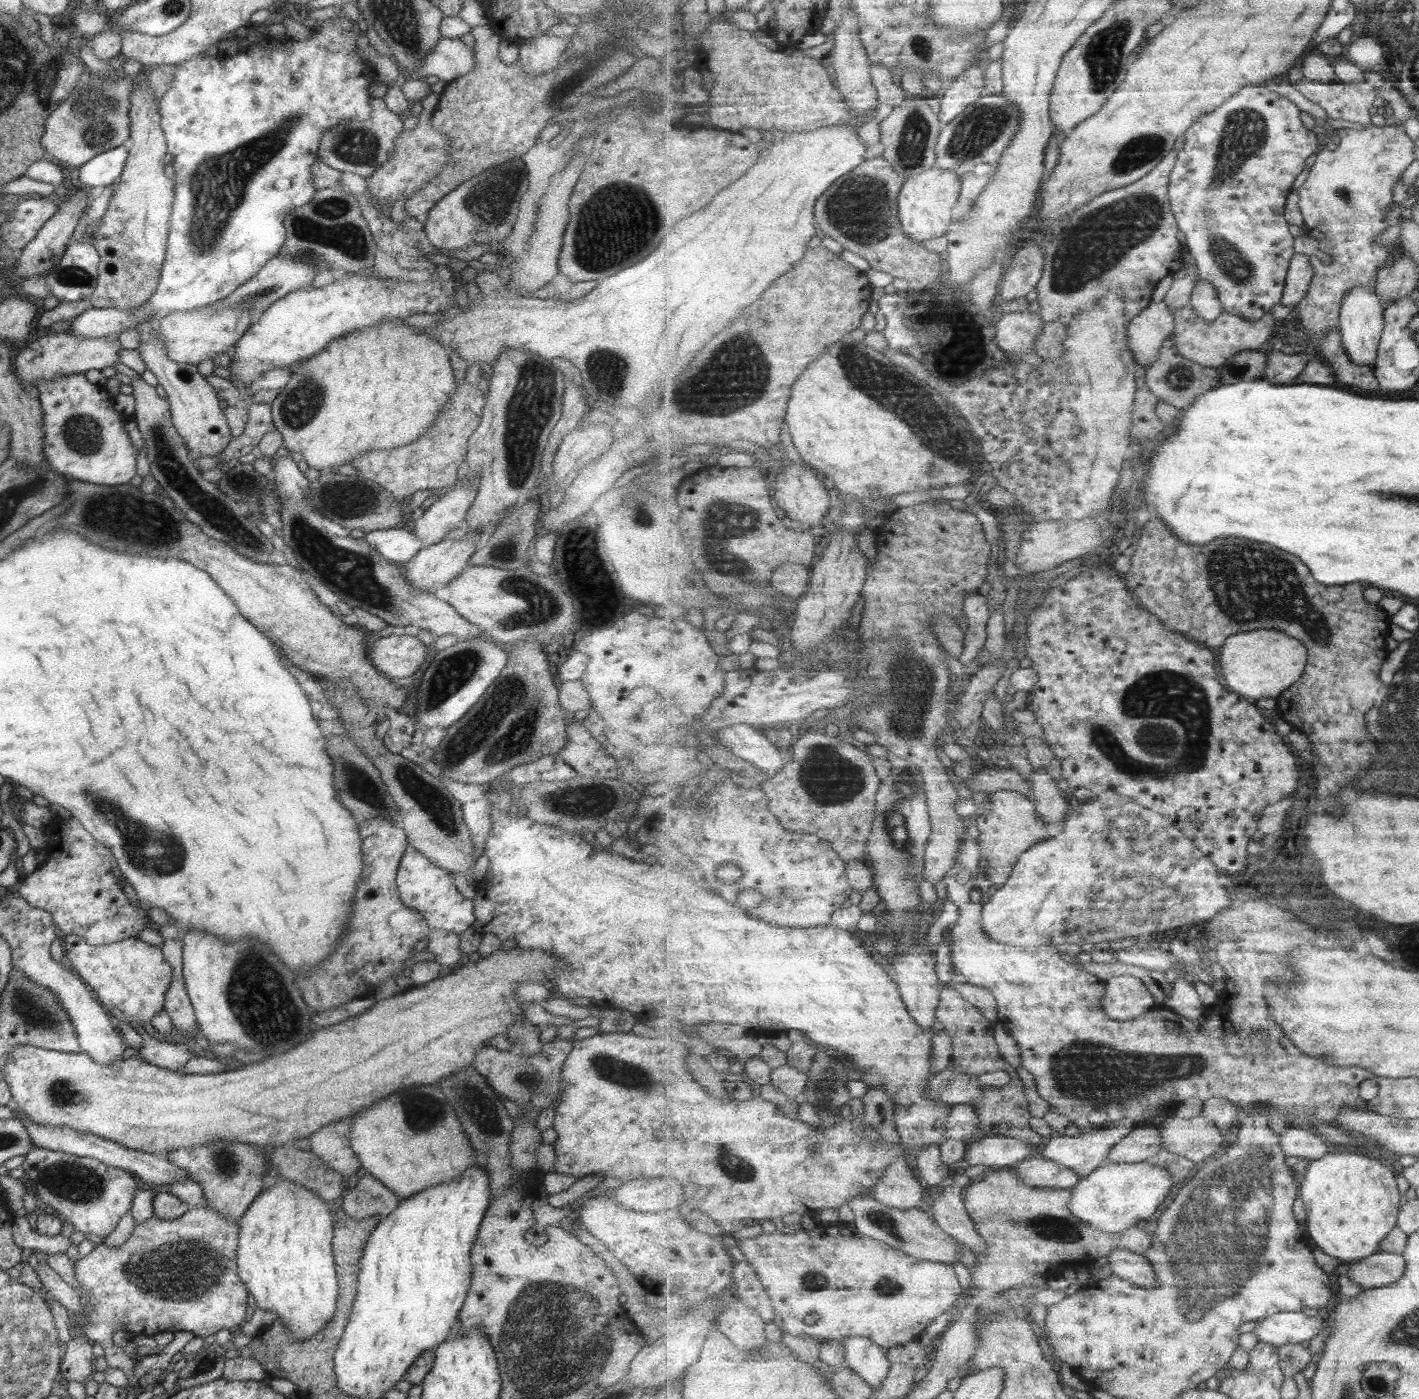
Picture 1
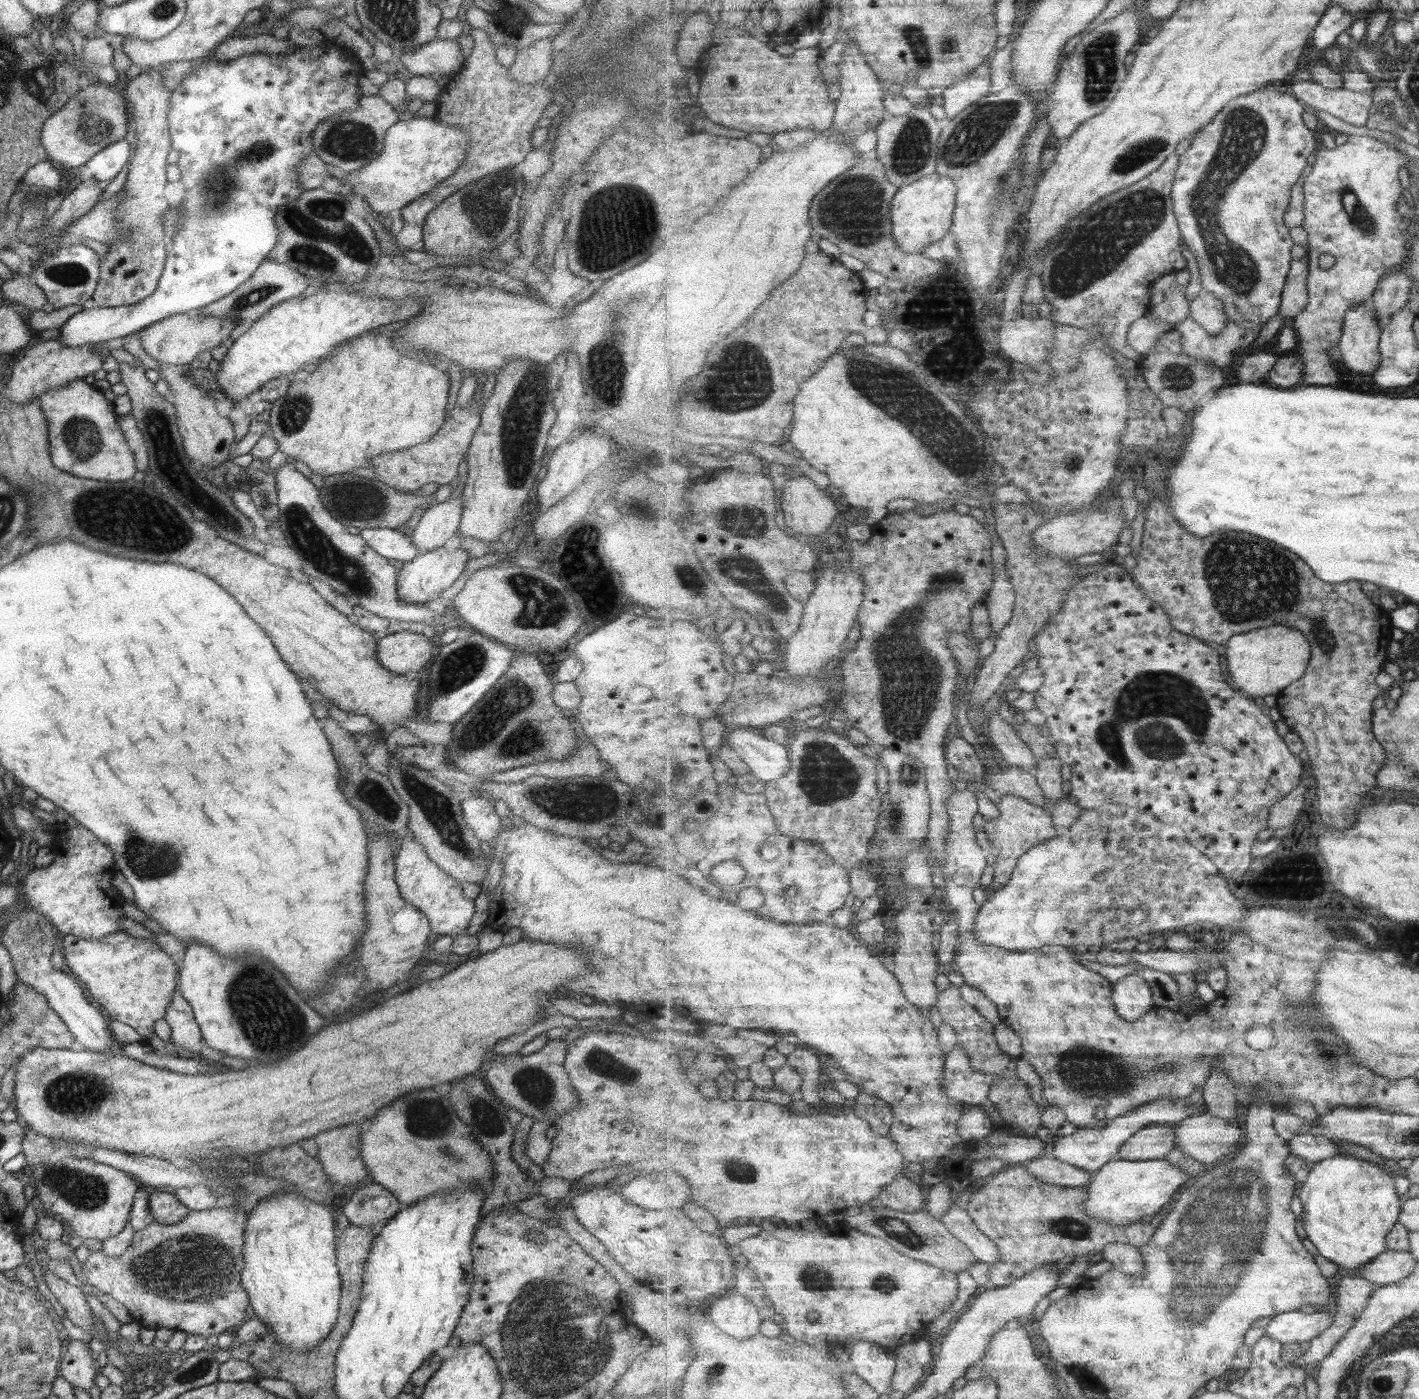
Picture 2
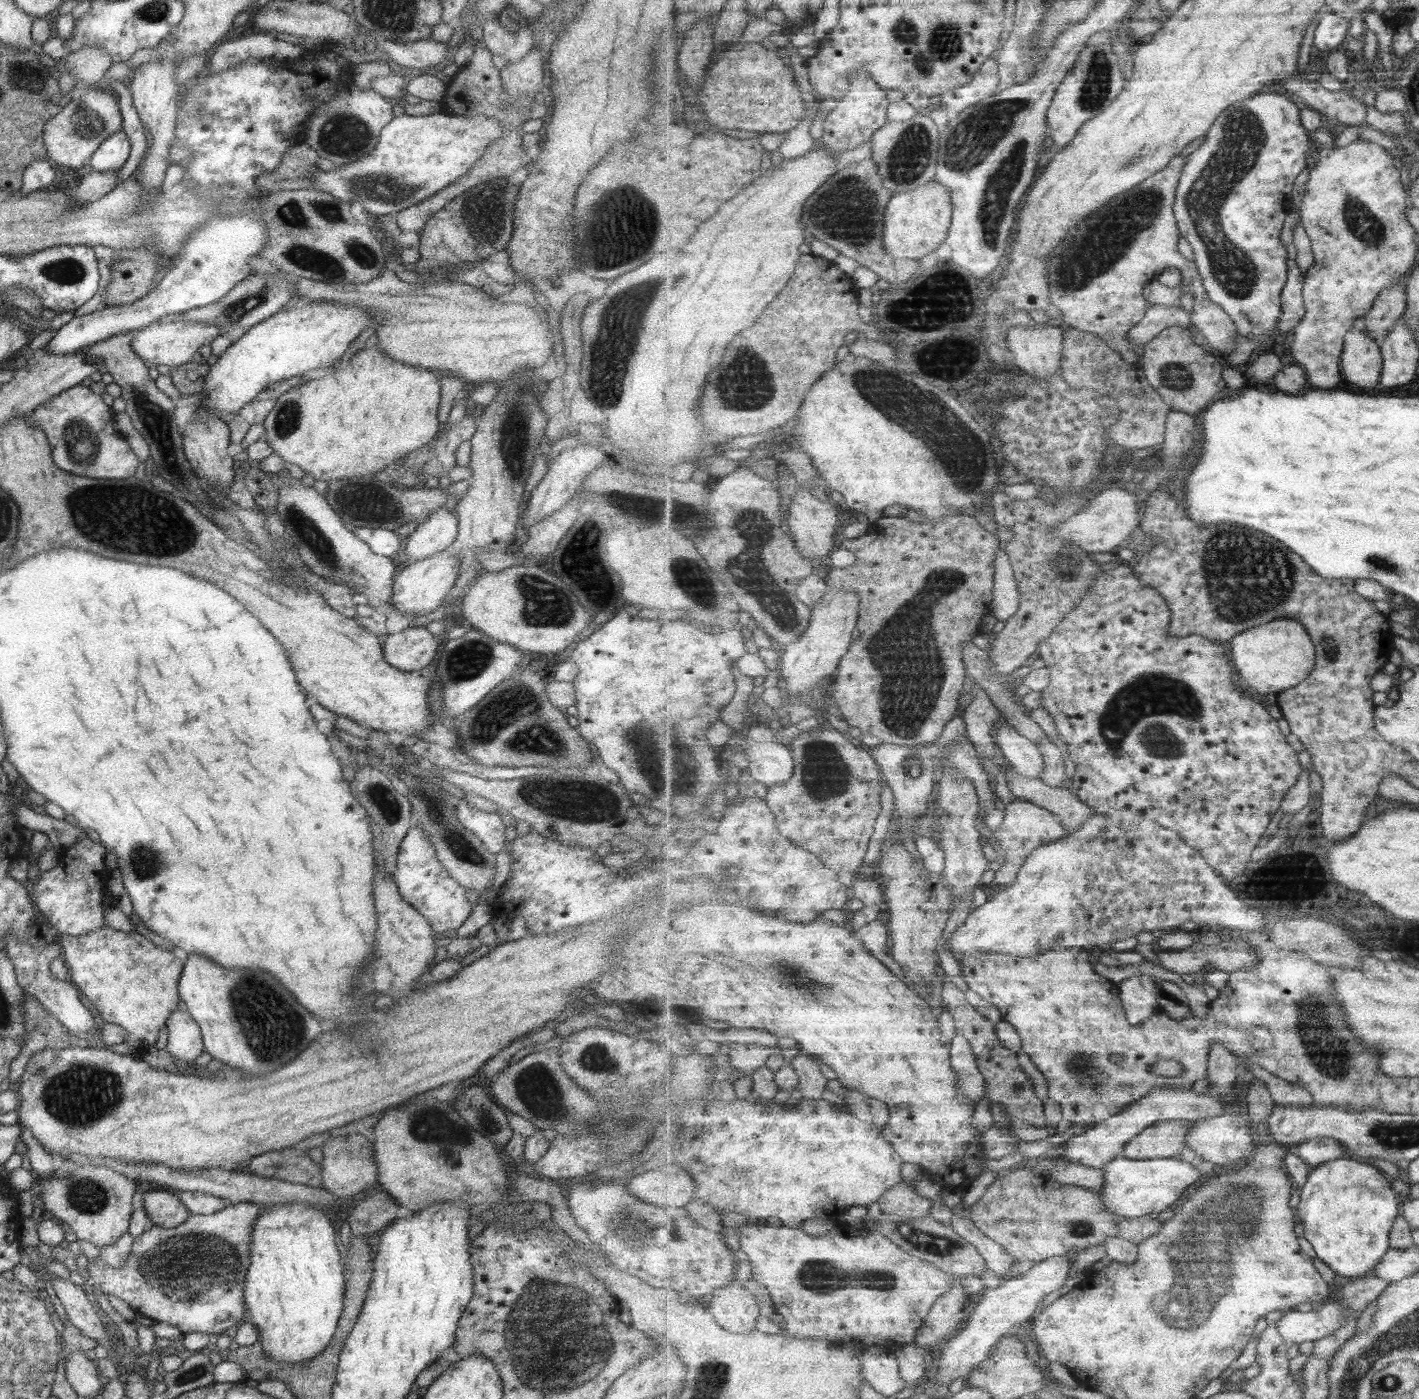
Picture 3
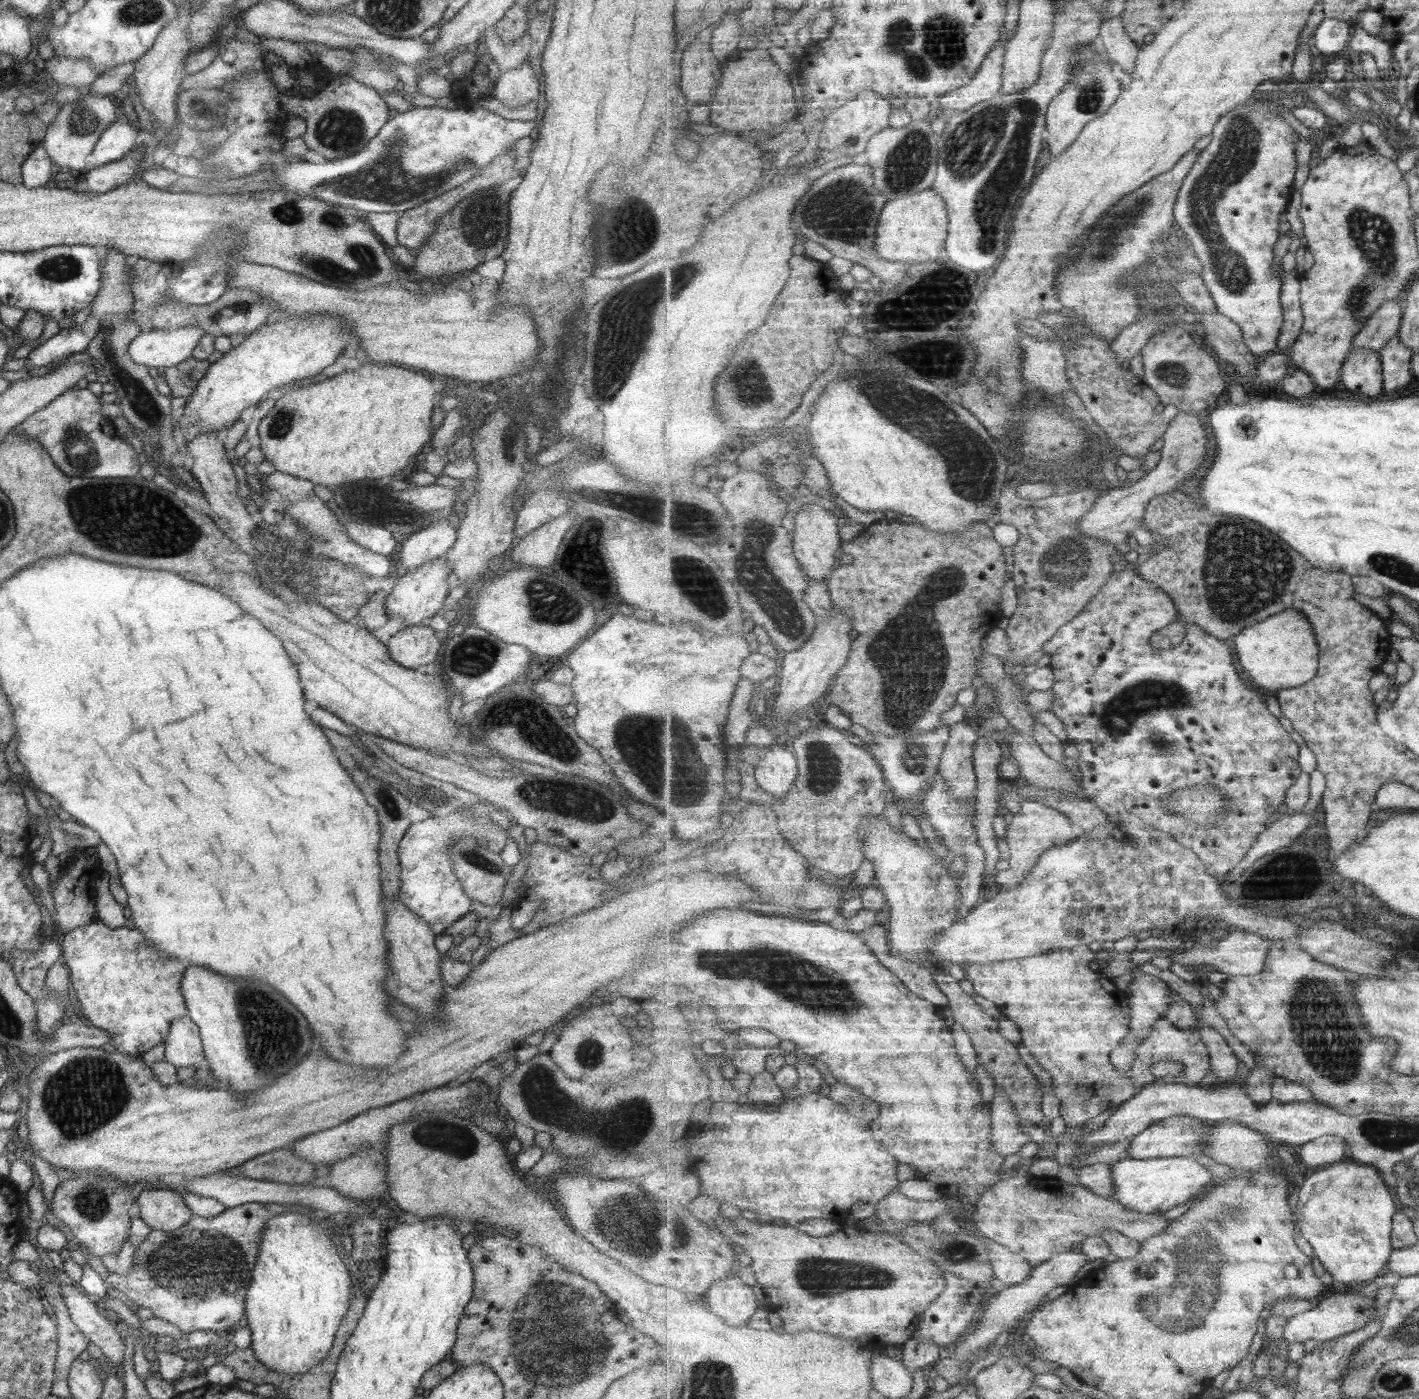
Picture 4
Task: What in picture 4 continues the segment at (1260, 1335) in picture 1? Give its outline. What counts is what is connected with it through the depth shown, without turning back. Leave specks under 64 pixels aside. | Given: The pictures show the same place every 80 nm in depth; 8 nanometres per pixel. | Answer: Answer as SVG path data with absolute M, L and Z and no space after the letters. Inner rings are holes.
M1355 1292L1325 1295L1316 1302L1313 1310L1303 1312L1303 1314L1287 1320L1284 1330L1285 1342L1288 1345L1313 1340L1317 1341L1318 1344L1323 1344L1344 1337L1355 1330L1365 1329L1367 1323L1373 1321L1377 1314L1380 1314L1380 1318L1382 1318L1385 1312L1386 1308L1379 1311L1375 1310L1375 1297L1361 1296Z

